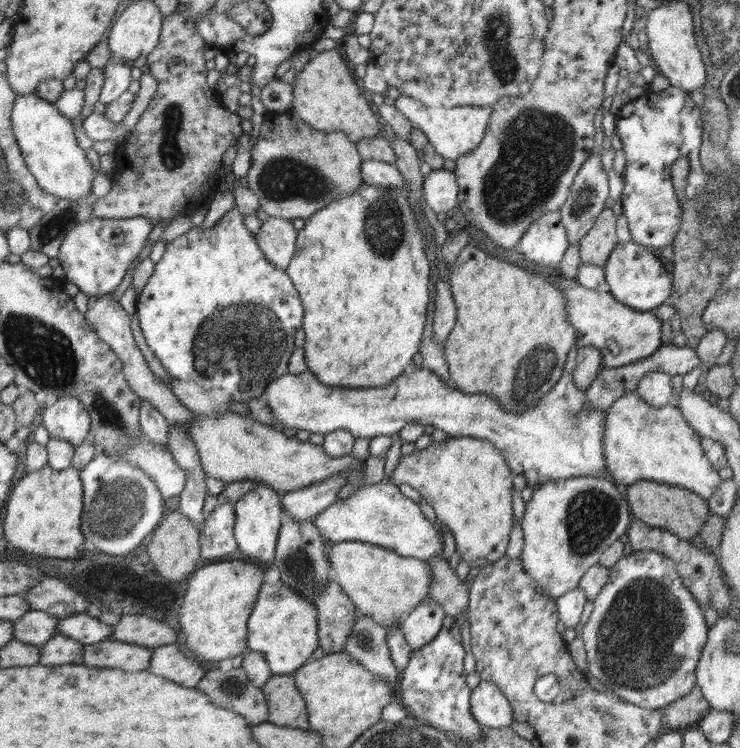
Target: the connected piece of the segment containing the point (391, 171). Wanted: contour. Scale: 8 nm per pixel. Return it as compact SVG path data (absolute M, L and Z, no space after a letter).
M363 160L362 181L368 186L380 186L386 190L405 191L402 174L392 163L379 160Z

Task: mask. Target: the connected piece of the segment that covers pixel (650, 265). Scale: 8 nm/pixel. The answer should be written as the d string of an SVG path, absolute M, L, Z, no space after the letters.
M634 241L618 242L612 249L606 264L605 281L609 293L622 304L637 311L651 311L659 307L671 295L673 284L666 269L654 251Z

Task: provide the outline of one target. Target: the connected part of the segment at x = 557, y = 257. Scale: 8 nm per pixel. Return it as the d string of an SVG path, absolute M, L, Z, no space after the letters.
M548 211L533 220L517 243L532 266L558 266L570 245L558 211Z

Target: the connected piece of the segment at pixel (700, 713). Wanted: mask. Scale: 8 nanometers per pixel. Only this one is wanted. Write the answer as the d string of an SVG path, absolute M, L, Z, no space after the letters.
M696 684L686 696L671 702L662 710L665 731L690 728L691 724L700 721L710 709L701 688Z

